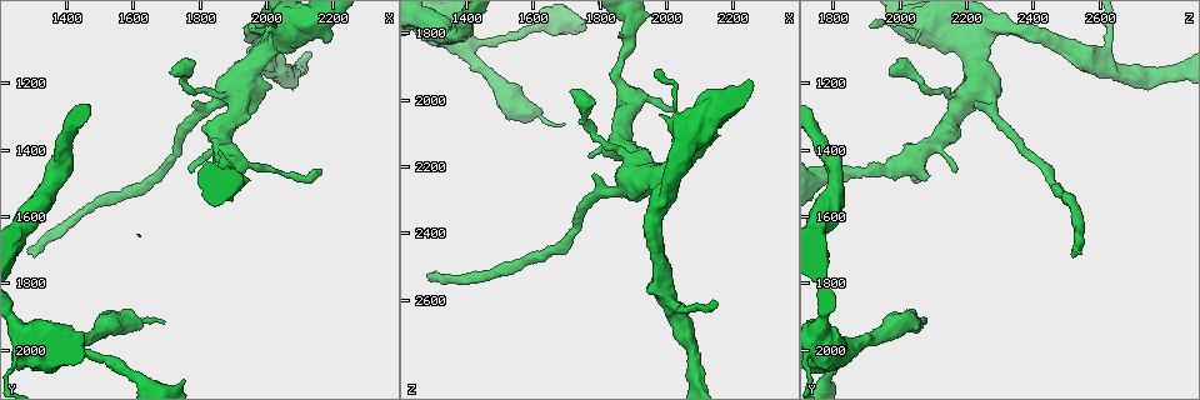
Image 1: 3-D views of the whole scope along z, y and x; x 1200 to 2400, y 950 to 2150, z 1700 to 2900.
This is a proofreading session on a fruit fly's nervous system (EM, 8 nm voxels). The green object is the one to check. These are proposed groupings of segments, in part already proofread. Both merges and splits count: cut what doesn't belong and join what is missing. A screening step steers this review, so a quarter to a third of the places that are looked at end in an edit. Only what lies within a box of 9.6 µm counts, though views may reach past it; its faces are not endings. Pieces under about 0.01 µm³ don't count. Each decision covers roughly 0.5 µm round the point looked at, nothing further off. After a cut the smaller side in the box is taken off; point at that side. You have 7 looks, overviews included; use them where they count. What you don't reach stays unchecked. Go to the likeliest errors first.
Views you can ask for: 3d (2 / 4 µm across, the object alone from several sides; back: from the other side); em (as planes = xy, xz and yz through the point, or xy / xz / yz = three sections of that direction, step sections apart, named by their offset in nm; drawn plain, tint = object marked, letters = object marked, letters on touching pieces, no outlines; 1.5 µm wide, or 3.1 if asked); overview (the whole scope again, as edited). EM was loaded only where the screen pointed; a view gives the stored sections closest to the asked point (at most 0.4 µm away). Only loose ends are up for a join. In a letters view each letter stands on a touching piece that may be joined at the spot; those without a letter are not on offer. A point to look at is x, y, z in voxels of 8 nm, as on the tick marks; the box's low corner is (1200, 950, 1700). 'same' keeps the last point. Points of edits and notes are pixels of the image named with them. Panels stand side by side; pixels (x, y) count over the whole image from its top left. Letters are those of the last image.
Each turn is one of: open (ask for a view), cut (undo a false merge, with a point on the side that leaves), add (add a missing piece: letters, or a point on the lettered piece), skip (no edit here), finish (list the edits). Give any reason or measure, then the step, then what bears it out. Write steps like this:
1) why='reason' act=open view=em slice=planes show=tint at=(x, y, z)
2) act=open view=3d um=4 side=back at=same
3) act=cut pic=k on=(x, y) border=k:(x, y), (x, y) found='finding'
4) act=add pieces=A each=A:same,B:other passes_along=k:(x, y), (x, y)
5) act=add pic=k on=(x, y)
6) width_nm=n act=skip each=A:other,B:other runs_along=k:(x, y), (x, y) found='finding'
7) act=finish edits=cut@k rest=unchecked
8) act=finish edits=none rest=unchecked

why='end of a long branch' act=open view=3d um=2 side=back at=(1280, 1700, 2530)

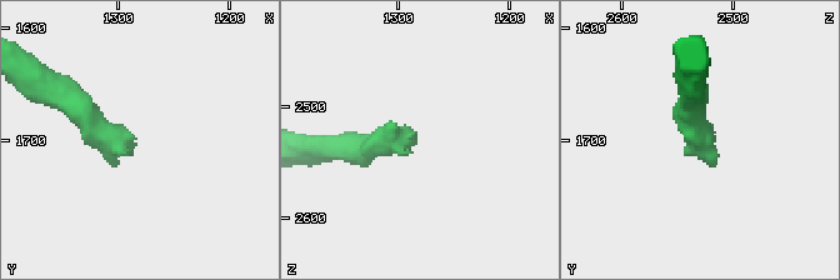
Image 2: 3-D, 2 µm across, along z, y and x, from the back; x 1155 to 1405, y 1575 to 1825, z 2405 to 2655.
act=open view=em slice=planes show=letters at=(1280, 1704, 2526)

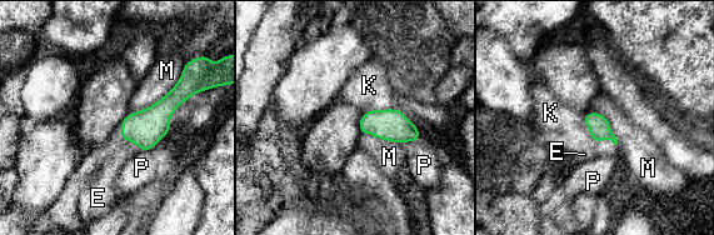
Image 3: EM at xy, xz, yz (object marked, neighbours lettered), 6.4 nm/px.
act=skip each=E:other,K:other,M:other,P:other border=3:(382, 108), (377, 110) found='no lettered piece goes on from it'

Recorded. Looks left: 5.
why='thin end' act=open view=3d um=2 side=back at=(2170, 1460, 2080)

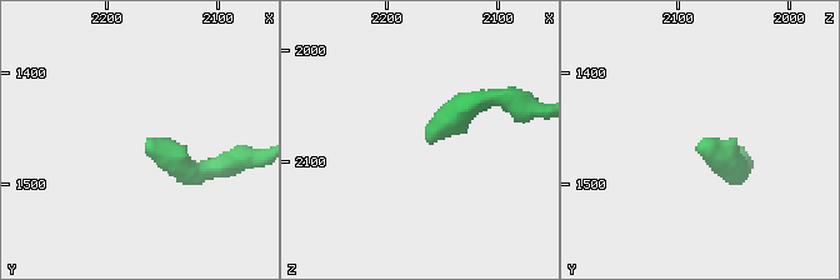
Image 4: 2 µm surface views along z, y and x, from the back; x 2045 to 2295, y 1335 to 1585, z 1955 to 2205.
why='now the EM' act=open view=em slice=planes show=tint at=(2164, 1460, 2082)

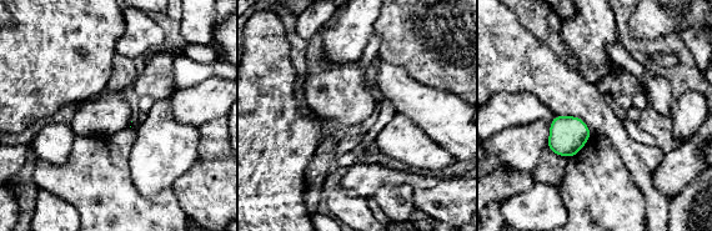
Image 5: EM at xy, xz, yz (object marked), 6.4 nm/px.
act=open view=em slice=planes show=letters at=same

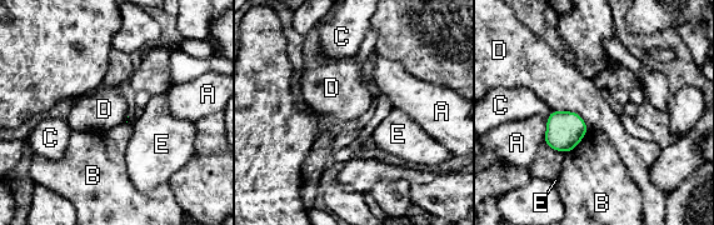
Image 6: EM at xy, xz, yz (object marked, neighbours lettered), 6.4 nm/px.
act=skip each=A:other,B:other,C:other,D:other,E:other border=6:(552, 109), (575, 111), (588, 129) found='none of them fits'

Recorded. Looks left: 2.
act=finish edits=none rest=unchecked

